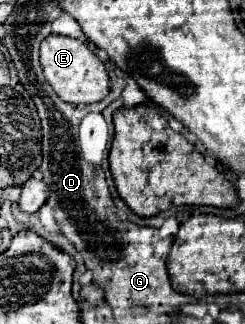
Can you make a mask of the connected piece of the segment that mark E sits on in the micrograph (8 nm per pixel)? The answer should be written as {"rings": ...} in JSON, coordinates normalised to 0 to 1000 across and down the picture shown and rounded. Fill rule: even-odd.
{"rings":[[[237,105],[188,111],[163,136],[163,191],[171,191],[171,216],[196,259],[278,321],[310,321],[310,327],[376,321],[376,315],[416,309],[449,284],[433,204],[384,173],[384,160],[367,160],[367,148],[343,130],[310,117],[237,111]]]}

